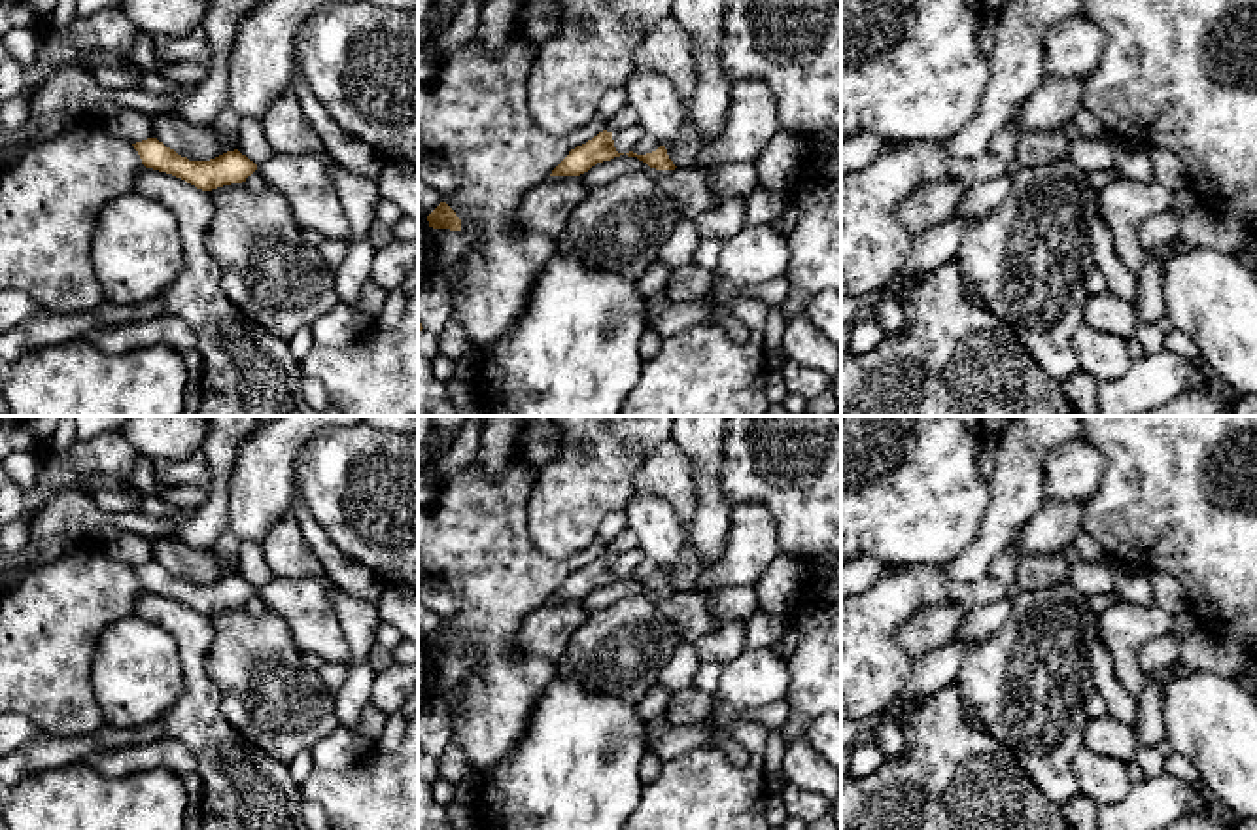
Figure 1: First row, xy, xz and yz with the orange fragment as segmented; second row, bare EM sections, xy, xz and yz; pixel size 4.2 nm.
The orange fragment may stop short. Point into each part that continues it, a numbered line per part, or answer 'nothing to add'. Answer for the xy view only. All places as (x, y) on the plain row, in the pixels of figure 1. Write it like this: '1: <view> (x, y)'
1: xy (305, 605)

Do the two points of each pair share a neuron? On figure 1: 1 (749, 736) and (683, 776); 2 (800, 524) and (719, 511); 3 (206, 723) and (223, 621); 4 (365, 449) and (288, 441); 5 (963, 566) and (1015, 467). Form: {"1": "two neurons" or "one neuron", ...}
{"1": "one neuron", "2": "two neurons", "3": "two neurons", "4": "two neurons", "5": "one neuron"}

